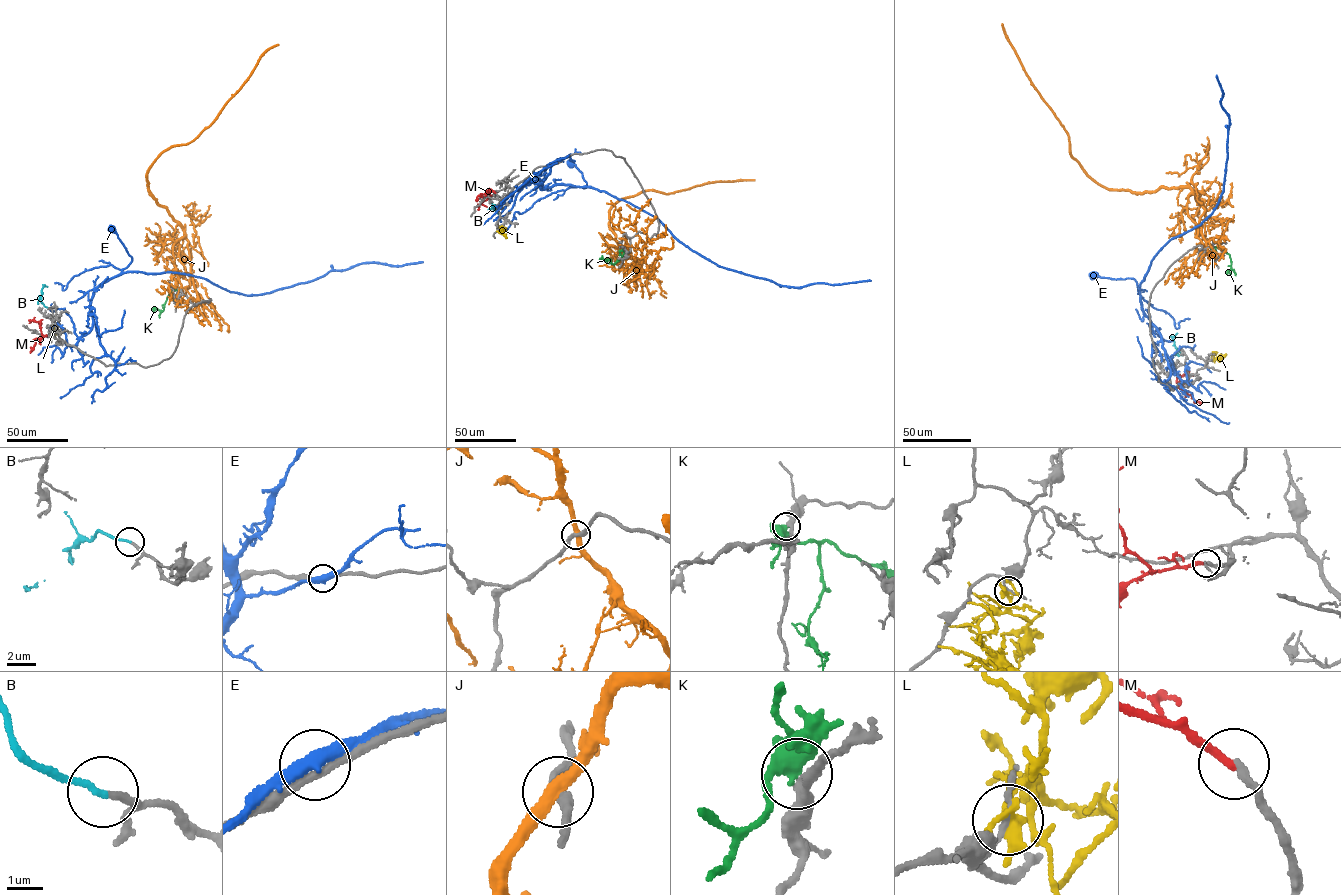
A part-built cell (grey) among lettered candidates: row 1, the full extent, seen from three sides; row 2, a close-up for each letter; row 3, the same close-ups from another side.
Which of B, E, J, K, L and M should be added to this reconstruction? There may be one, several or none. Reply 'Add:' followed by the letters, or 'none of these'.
Add: B, M

